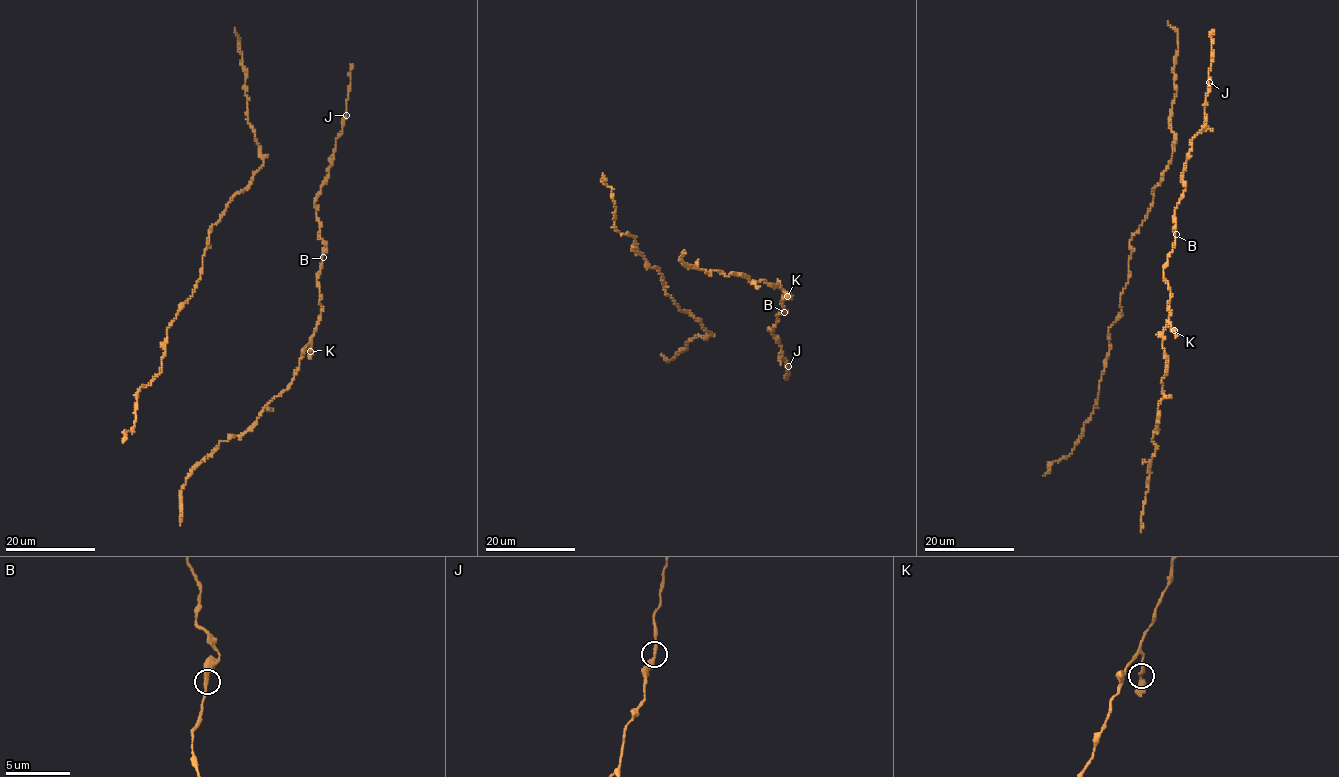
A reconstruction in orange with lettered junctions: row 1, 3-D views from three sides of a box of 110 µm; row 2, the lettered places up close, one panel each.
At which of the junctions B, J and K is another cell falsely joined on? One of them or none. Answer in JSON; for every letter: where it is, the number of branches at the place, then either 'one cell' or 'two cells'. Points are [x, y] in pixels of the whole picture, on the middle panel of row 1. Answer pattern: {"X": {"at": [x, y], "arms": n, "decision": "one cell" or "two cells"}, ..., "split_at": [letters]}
{"B": {"at": [784, 312], "arms": 2, "decision": "one cell"}, "J": {"at": [788, 366], "arms": 2, "decision": "one cell"}, "K": {"at": [787, 296], "arms": 2, "decision": "one cell"}, "split_at": []}

